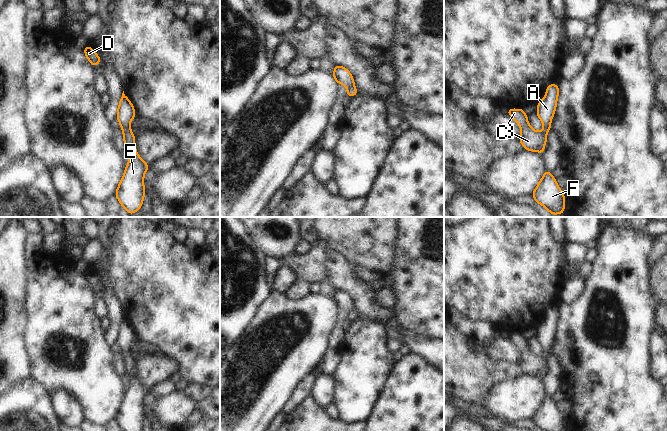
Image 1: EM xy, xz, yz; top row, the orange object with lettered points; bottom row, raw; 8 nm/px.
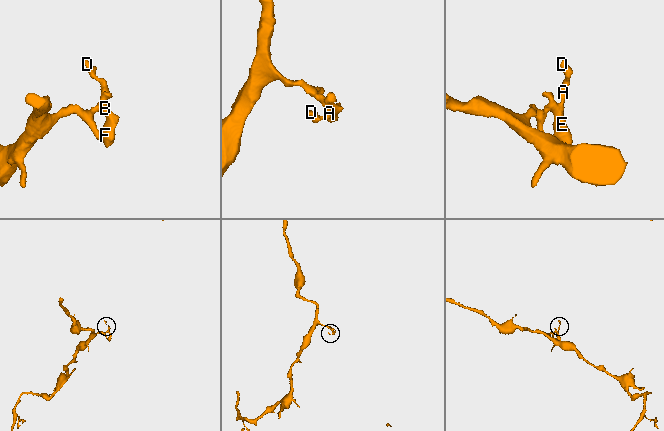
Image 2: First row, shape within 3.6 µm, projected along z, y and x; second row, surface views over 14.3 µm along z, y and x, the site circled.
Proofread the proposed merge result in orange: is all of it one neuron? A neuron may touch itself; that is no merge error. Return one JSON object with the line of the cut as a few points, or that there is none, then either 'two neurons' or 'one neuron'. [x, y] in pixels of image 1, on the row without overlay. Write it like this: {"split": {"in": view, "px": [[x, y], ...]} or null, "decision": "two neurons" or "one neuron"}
{"split": null, "decision": "one neuron"}

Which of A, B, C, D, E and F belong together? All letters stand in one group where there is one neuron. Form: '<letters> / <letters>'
A B C D E F

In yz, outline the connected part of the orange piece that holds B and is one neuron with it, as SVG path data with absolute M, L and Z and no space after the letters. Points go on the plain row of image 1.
M550 308L546 313L545 321L537 328L537 340L543 347L543 354L535 355L528 347L528 340L523 333L508 333L507 337L518 347L521 353L519 365L525 374L544 377L547 365L547 356L551 353L559 319L558 308Z

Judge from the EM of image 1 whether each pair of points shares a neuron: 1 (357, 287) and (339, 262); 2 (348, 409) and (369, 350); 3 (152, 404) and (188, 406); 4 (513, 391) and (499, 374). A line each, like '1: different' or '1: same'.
1: same
2: same
3: same
4: different

